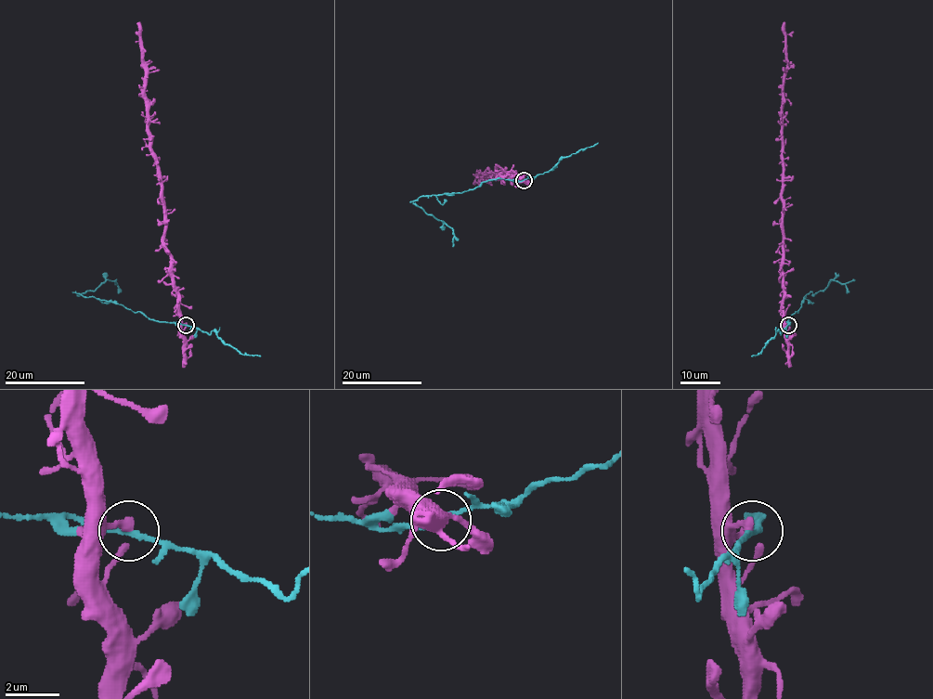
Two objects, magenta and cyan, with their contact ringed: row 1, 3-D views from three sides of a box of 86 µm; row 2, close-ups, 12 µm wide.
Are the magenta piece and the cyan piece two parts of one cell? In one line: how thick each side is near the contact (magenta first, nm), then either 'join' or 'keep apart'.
280 nm thick on the magenta side, 170 nm on the other; keep apart

